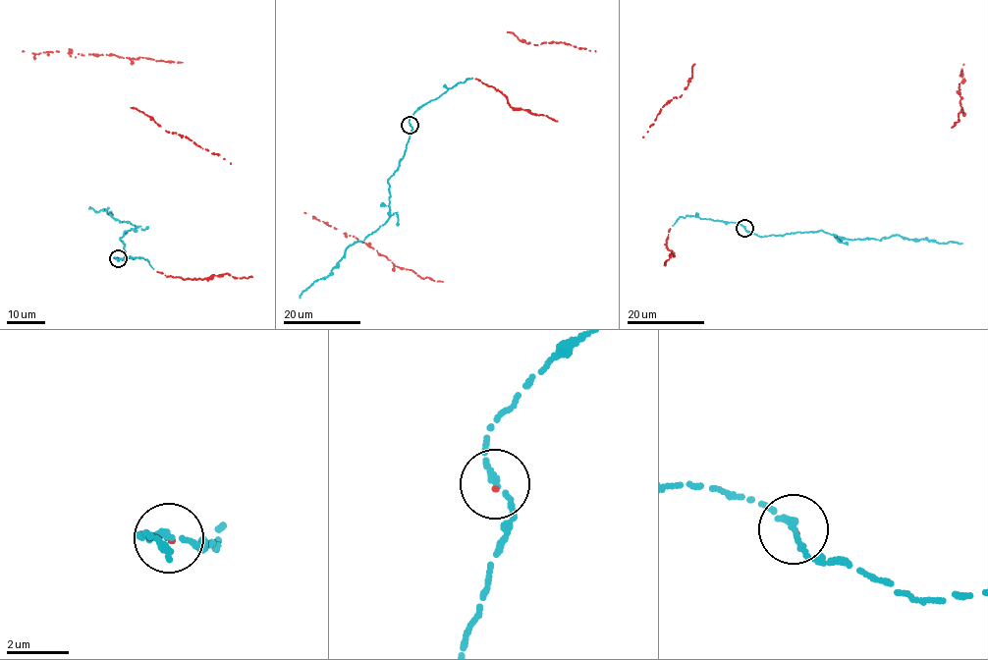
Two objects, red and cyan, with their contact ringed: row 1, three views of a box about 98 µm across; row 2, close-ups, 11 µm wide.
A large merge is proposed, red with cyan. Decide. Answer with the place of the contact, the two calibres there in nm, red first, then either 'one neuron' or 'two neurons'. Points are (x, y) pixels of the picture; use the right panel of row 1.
at (744, 228); 70 nm thick on the red side, 200 nm on the other; one neuron

